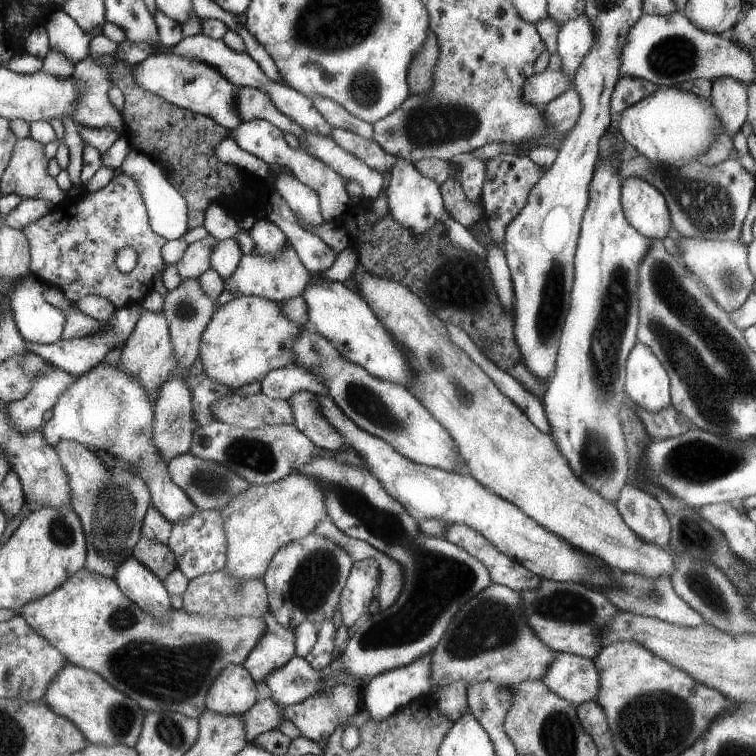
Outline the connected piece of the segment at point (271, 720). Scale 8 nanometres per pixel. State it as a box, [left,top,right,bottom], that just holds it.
[240,699,287,744]

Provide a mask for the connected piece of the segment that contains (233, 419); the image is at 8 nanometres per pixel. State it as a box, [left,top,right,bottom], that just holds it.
[213,392,295,429]

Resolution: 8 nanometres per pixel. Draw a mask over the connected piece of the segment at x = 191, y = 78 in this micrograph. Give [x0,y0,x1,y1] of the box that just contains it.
[133,53,242,132]

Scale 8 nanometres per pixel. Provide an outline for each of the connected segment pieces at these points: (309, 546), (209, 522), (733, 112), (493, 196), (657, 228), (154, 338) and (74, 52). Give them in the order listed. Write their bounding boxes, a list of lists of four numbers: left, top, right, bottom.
[[262,534,354,629],[167,509,228,579],[710,77,749,139],[480,153,545,252],[621,177,672,240],[119,311,177,392],[43,9,103,65]]

